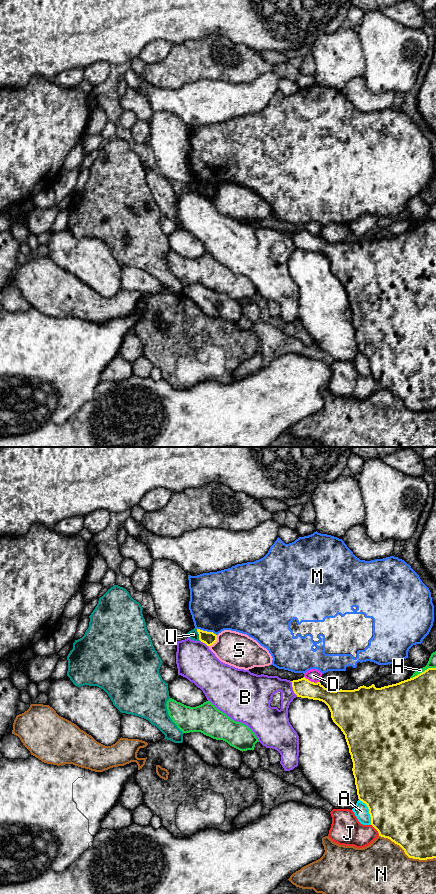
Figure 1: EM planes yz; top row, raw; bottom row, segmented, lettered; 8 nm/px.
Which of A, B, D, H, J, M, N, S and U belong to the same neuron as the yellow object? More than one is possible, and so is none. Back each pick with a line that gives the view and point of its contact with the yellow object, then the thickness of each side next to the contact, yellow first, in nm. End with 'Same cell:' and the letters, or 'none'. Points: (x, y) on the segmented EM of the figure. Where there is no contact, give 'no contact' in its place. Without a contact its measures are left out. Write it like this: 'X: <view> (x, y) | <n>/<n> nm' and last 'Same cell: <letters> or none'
Same cell: none

